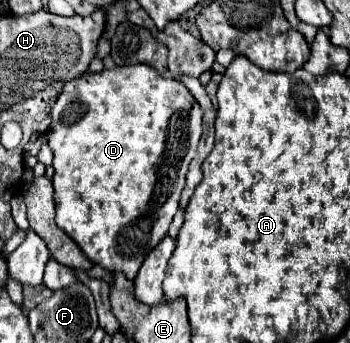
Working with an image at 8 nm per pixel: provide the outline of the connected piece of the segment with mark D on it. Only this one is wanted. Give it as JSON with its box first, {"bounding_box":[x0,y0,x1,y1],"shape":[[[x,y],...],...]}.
{"bounding_box":[47,64,203,280],"shape":[[[133,64],[133,66],[115,66],[113,70],[103,70],[99,74],[83,74],[81,78],[71,80],[61,96],[57,98],[53,110],[51,110],[51,130],[47,130],[47,140],[49,146],[53,150],[53,188],[55,188],[55,208],[57,208],[57,216],[55,222],[57,226],[77,242],[77,246],[83,250],[83,254],[97,266],[105,268],[107,272],[123,272],[129,280],[135,280],[143,260],[147,258],[147,254],[165,238],[167,228],[177,212],[179,206],[179,196],[181,190],[185,188],[185,176],[187,176],[187,168],[189,162],[195,158],[197,154],[197,142],[201,138],[203,126],[201,126],[201,118],[203,118],[203,110],[199,106],[199,102],[193,98],[193,94],[189,94],[189,90],[185,90],[185,86],[181,86],[179,80],[173,78],[163,78],[157,70],[153,70],[147,64]]]}

